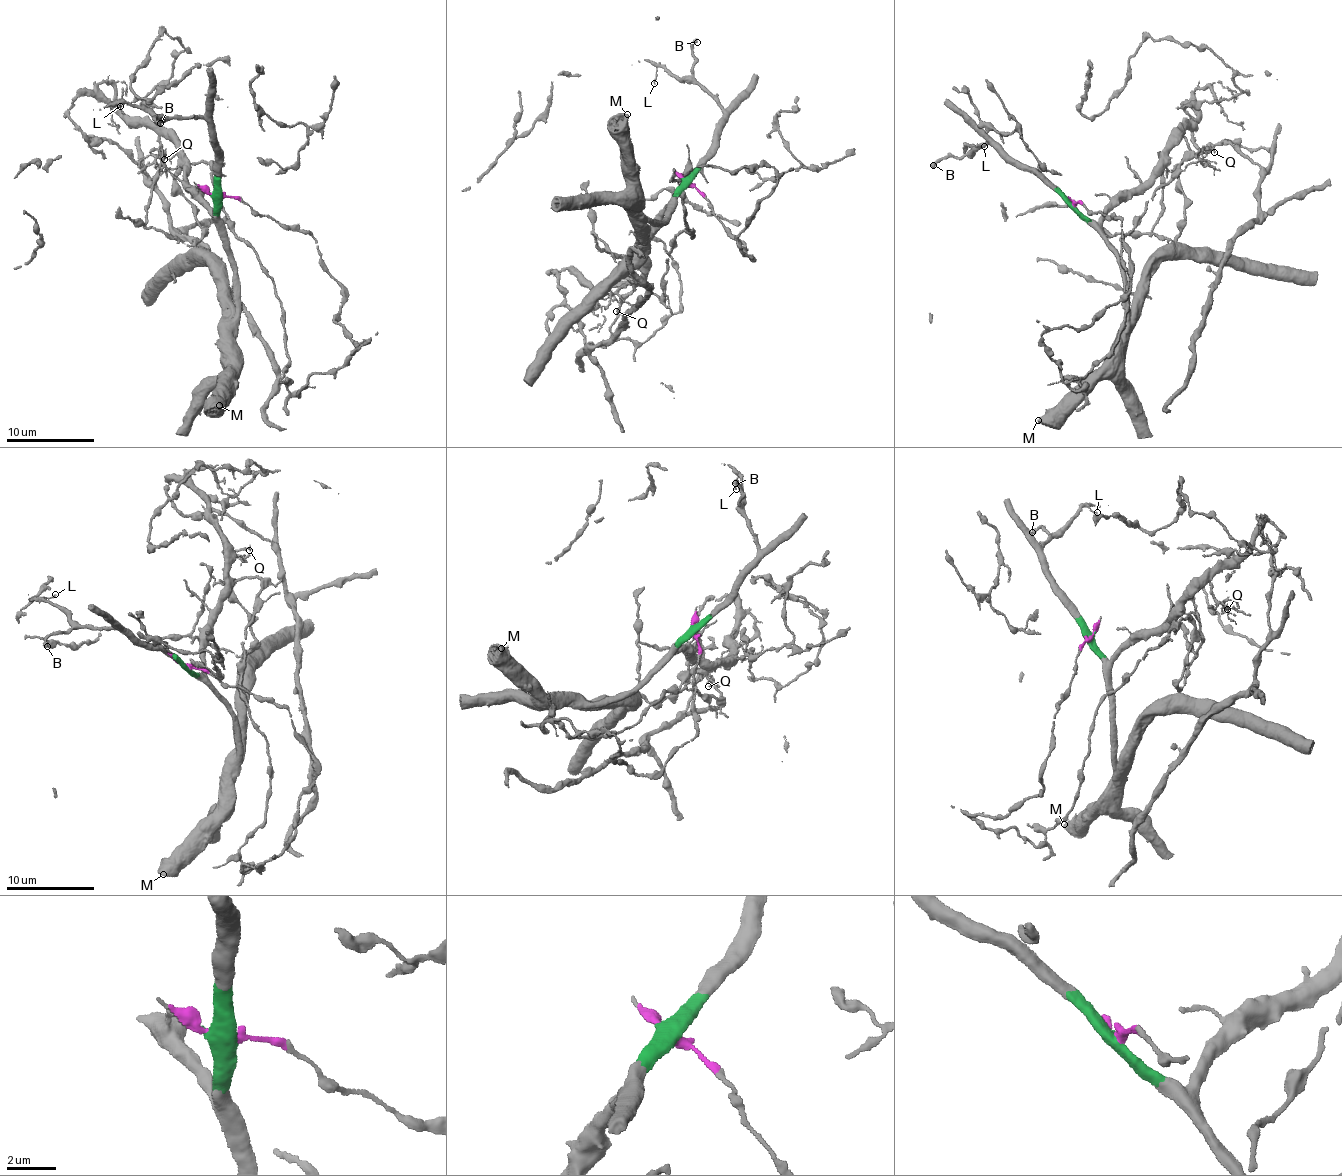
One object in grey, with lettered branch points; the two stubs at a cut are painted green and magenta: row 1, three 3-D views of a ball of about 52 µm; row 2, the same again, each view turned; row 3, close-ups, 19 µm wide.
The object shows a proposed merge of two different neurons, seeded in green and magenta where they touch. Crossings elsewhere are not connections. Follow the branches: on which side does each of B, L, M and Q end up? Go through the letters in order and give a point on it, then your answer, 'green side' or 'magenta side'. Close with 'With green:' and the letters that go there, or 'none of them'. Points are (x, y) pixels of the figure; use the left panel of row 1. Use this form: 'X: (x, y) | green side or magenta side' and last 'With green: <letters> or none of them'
B: (160, 123) | green side
L: (120, 106) | green side
M: (219, 405) | green side
Q: (164, 159) | green side
With green: B, L, M, Q

